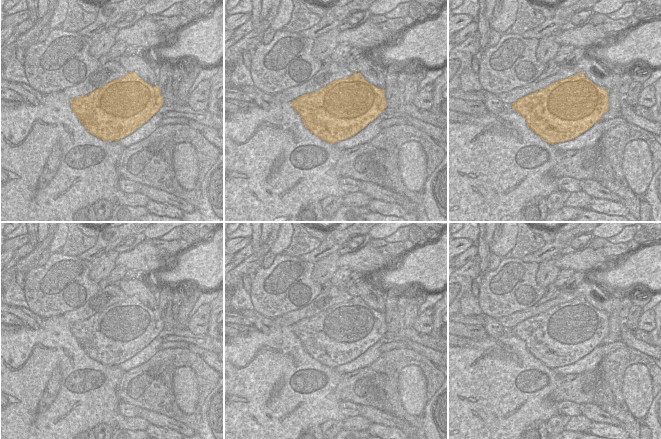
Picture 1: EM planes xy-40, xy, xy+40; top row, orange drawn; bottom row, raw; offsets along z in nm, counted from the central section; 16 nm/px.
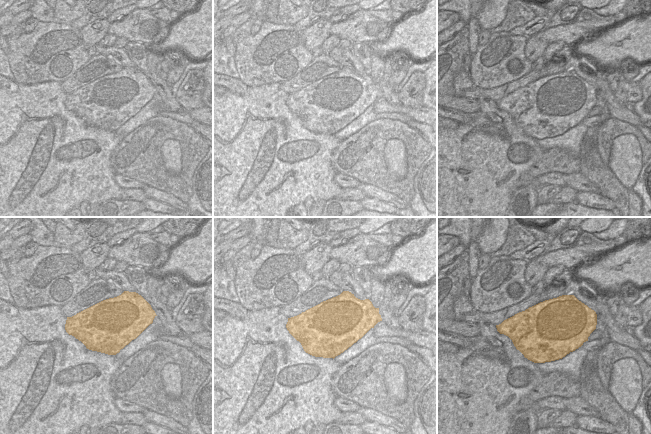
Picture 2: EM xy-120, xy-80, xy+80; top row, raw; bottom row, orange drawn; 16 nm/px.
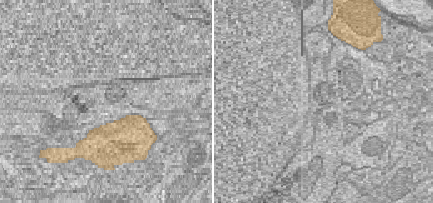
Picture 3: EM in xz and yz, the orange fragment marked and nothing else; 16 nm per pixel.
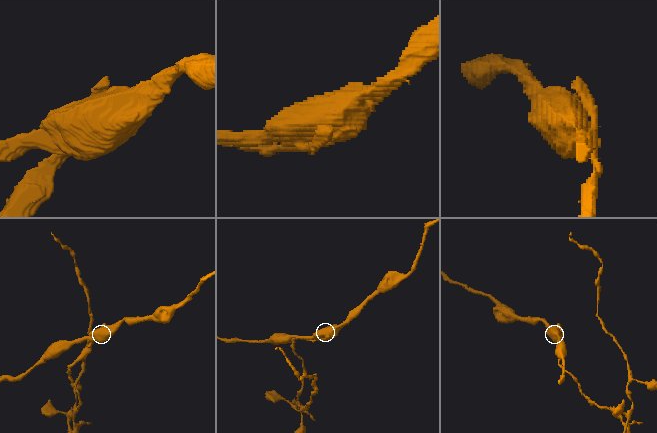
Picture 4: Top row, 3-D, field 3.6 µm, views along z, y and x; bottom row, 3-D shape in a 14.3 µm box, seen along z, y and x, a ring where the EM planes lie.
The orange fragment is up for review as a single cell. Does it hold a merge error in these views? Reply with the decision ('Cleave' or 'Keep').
Cleave

